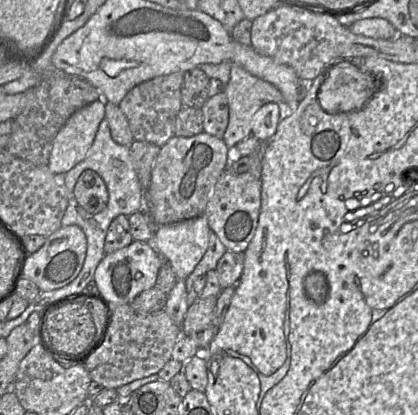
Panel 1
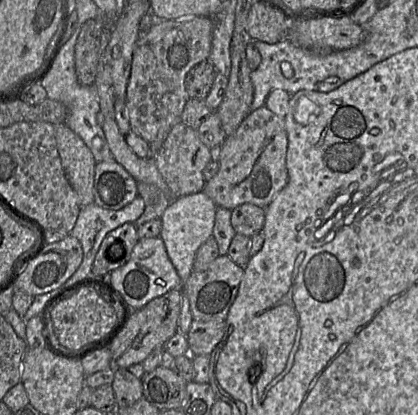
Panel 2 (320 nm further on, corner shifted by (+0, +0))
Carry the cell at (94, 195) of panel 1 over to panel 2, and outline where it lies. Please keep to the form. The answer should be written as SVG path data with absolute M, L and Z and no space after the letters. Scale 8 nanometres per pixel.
M106 160L95 165L94 202L106 209L119 210L137 195L137 181L118 162Z

